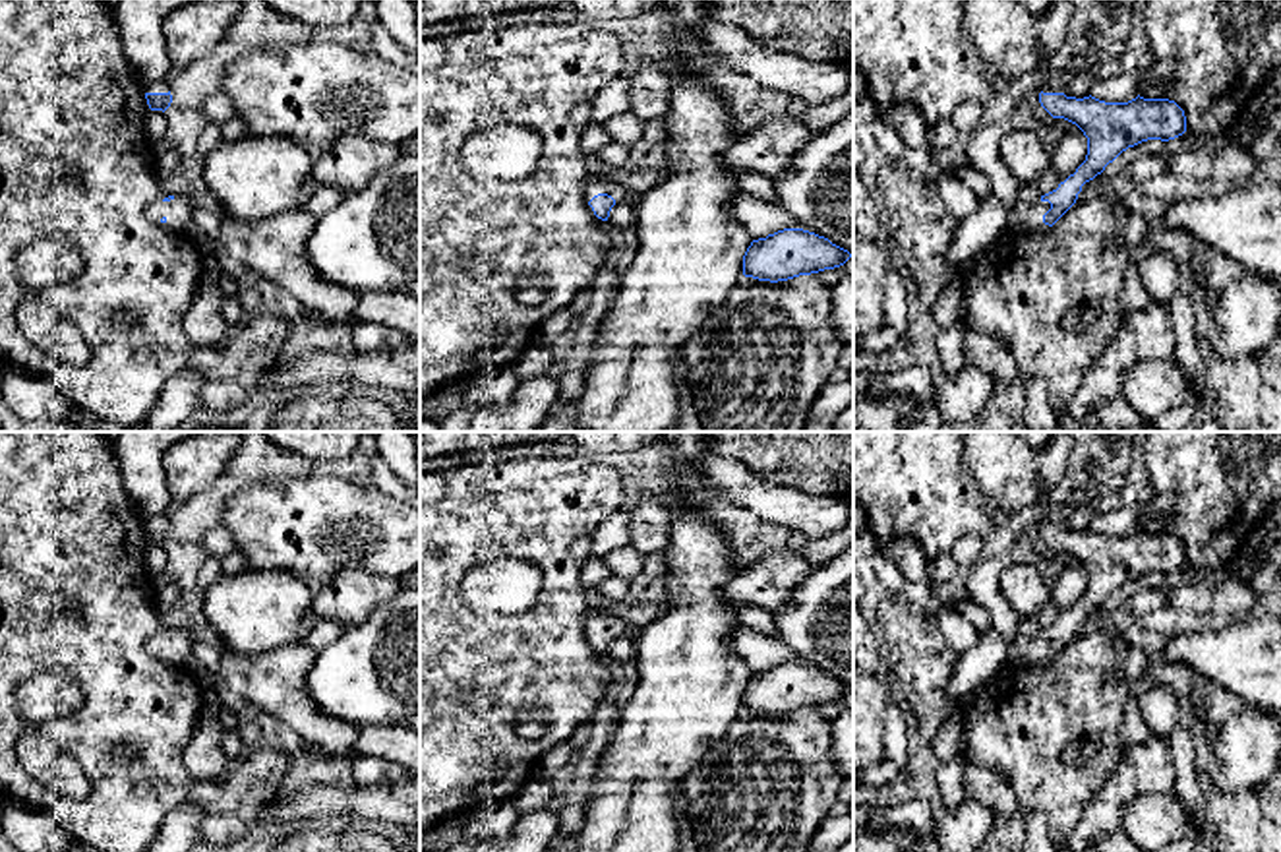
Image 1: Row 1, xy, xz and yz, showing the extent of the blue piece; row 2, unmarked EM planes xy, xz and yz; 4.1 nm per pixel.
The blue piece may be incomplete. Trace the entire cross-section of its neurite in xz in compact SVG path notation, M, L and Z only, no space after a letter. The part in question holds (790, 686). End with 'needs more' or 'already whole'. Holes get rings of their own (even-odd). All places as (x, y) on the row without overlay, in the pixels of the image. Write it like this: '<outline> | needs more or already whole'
M784 662L753 674L743 689L743 709L759 715L788 715L844 699L851 687L803 662Z | already whole

